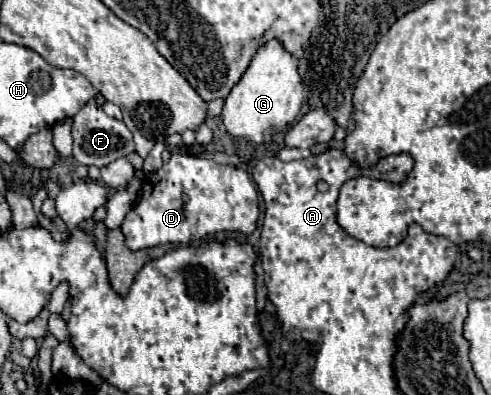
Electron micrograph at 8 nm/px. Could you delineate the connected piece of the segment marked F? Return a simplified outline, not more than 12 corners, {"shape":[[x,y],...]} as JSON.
{"shape":[[90,99],[72,125],[74,159],[104,167],[134,151],[124,121]]}

